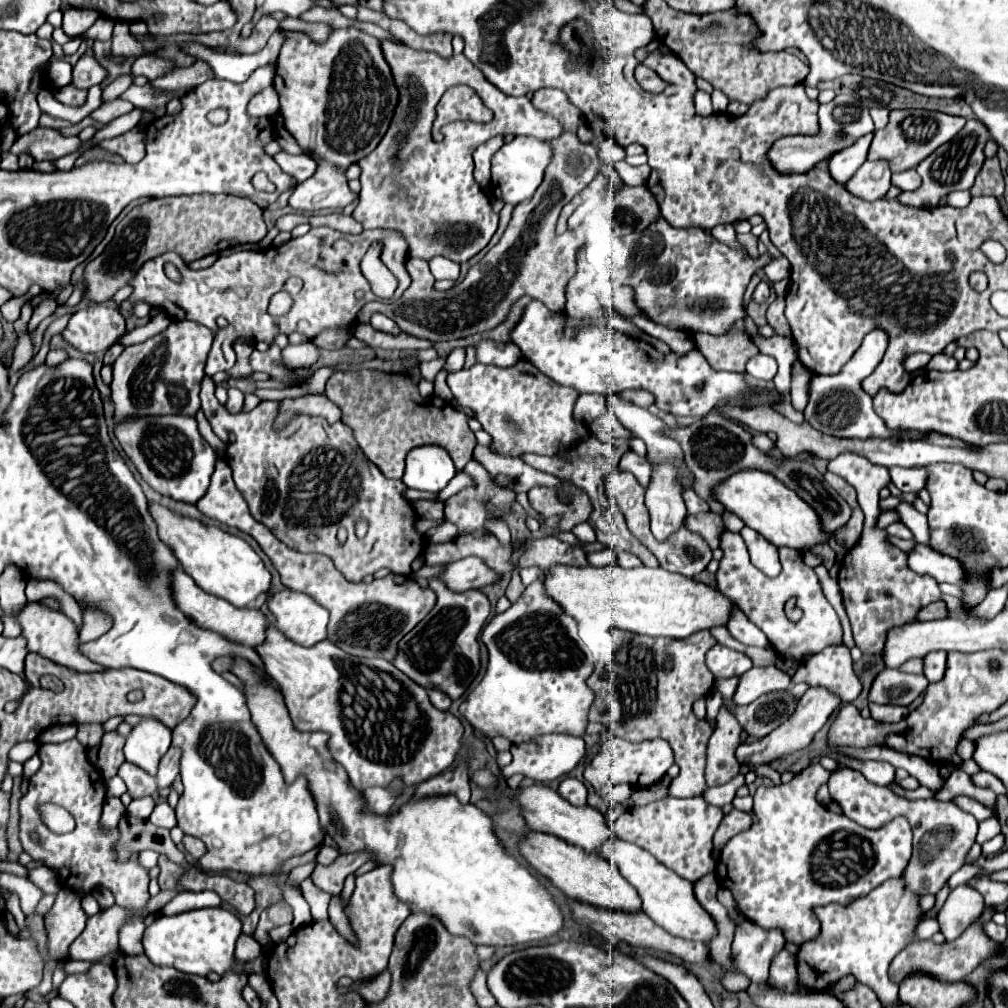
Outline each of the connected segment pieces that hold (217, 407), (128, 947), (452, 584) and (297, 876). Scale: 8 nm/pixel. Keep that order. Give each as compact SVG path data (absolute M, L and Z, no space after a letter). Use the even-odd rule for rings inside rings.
M205 376L205 380L201 382L201 408L213 432L227 444L225 460L231 466L237 490L247 500L255 520L265 524L283 544L297 552L317 552L329 556L335 568L349 582L361 582L365 574L373 574L381 568L389 568L395 574L411 574L411 562L425 550L427 538L415 530L417 514L411 502L403 496L407 486L401 480L385 478L383 472L377 466L373 466L371 460L365 460L361 448L357 448L353 430L349 426L345 426L343 422L329 424L325 418L319 416L297 414L295 422L287 424L281 430L273 430L273 420L279 414L279 402L259 404L251 412L231 414L225 406L217 402L213 390L215 382L209 376ZM229 430L235 434L235 440L229 440ZM359 518L369 522L367 534L363 538L355 536L355 522ZM341 526L347 530L347 540L343 546L337 540L337 530ZM307 534L315 534L317 540L309 542Z
M129 920L121 928L119 934L119 947L128 955L141 956L143 952L143 930L145 930L145 920Z
M463 558L453 564L447 564L445 574L441 576L441 582L449 586L453 592L465 592L471 588L485 588L489 584L499 582L499 574L493 574L493 570L485 564L485 560L477 558Z
M309 862L309 864L297 866L295 870L291 870L291 872L289 872L289 876L291 876L295 882L301 882L301 880L305 880L305 878L313 872L313 868L315 868L315 862Z

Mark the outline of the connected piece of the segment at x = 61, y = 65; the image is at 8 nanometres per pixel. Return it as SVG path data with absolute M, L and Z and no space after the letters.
M51 58L51 68L45 74L45 86L49 86L51 90L57 90L65 84L71 84L73 76L73 66L65 60L65 58Z

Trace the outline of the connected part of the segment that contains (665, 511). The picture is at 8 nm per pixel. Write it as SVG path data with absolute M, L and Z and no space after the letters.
M651 464L651 480L645 494L645 504L651 514L651 532L657 540L667 540L681 528L687 510L683 502L683 484L677 480L673 464Z

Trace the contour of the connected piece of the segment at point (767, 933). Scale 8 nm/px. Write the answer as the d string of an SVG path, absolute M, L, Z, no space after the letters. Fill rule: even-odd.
M749 920L737 924L733 940L735 968L751 978L751 982L763 984L769 978L771 958L785 946L785 936L779 928L765 930Z

